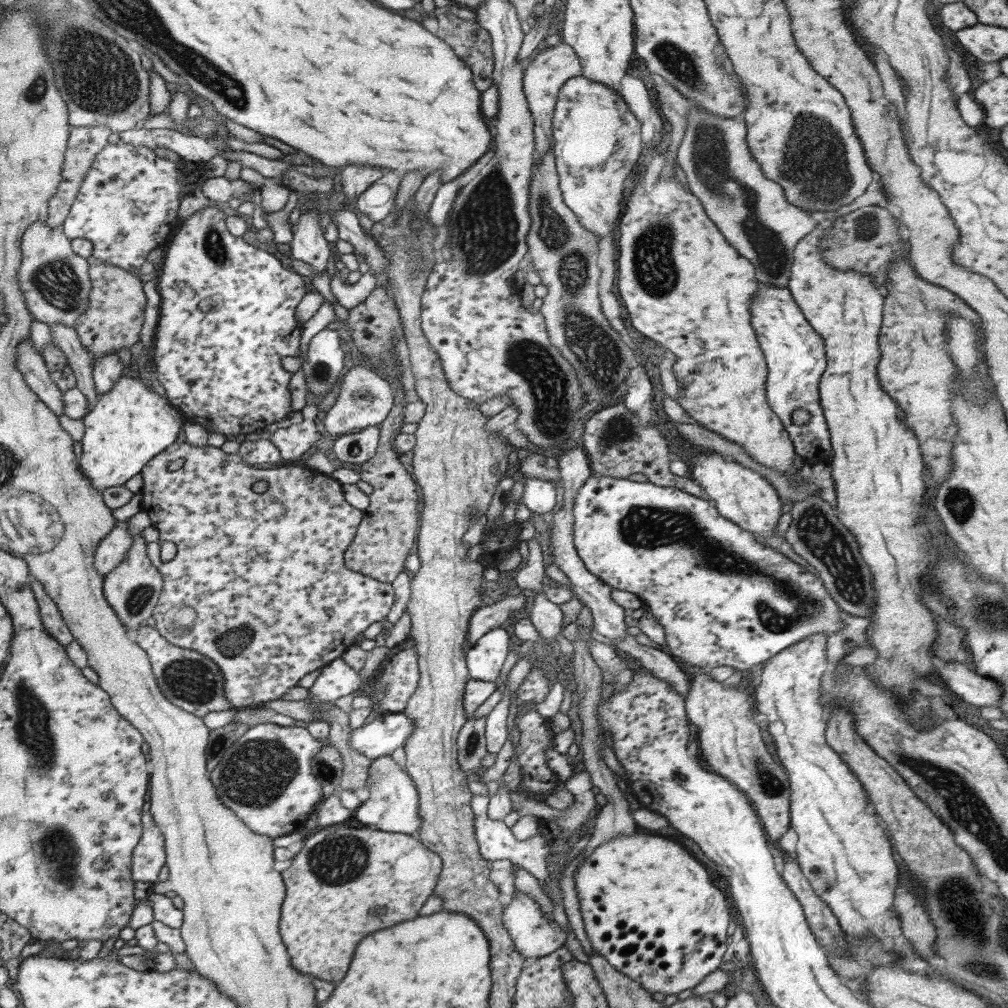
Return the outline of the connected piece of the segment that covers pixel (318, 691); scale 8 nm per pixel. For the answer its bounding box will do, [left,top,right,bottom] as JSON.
[308,657,362,703]

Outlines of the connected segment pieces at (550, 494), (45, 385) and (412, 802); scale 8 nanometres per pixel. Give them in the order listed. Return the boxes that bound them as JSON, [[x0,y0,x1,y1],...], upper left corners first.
[[522,478,557,514],[16,338,64,420],[354,754,421,835]]

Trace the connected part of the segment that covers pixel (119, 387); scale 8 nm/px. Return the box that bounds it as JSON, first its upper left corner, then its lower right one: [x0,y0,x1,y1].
[77,376,185,493]

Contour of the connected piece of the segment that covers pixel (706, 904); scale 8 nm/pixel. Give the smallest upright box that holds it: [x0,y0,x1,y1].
[573,833,731,995]

